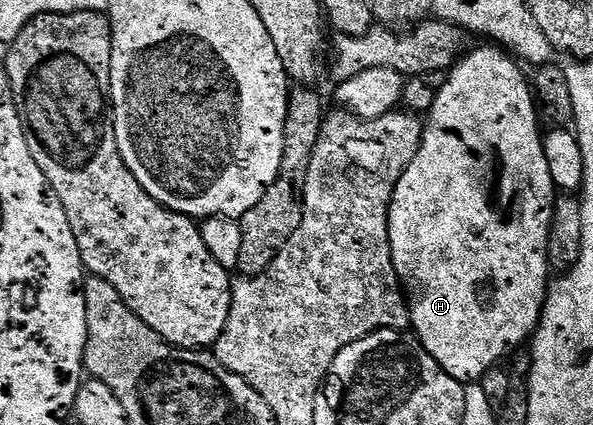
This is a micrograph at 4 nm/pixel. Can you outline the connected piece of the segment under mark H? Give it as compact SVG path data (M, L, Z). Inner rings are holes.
M490 46L494 48L478 48L467 51L462 59L449 69L446 81L444 82L444 90L440 90L440 94L436 94L436 102L430 107L430 111L424 120L424 130L422 141L420 142L419 152L412 162L404 170L403 176L396 182L395 193L392 194L390 213L388 214L388 238L391 242L392 266L395 267L398 275L399 285L404 289L404 295L410 306L410 323L412 325L413 335L424 350L428 350L428 354L432 354L432 358L436 358L436 362L448 374L452 374L452 378L456 378L462 384L469 385L481 381L482 376L488 369L495 367L506 355L509 357L515 350L521 349L522 344L531 339L534 335L534 329L538 327L538 320L542 316L542 308L546 304L546 294L552 283L552 269L550 267L550 259L548 258L548 238L550 237L550 223L552 222L552 210L554 209L554 201L556 199L556 187L549 174L548 161L545 158L545 146L543 144L543 133L538 133L538 124L540 125L540 113L536 107L536 101L532 91L531 81L524 73L518 69L519 61L511 58L501 47Z

